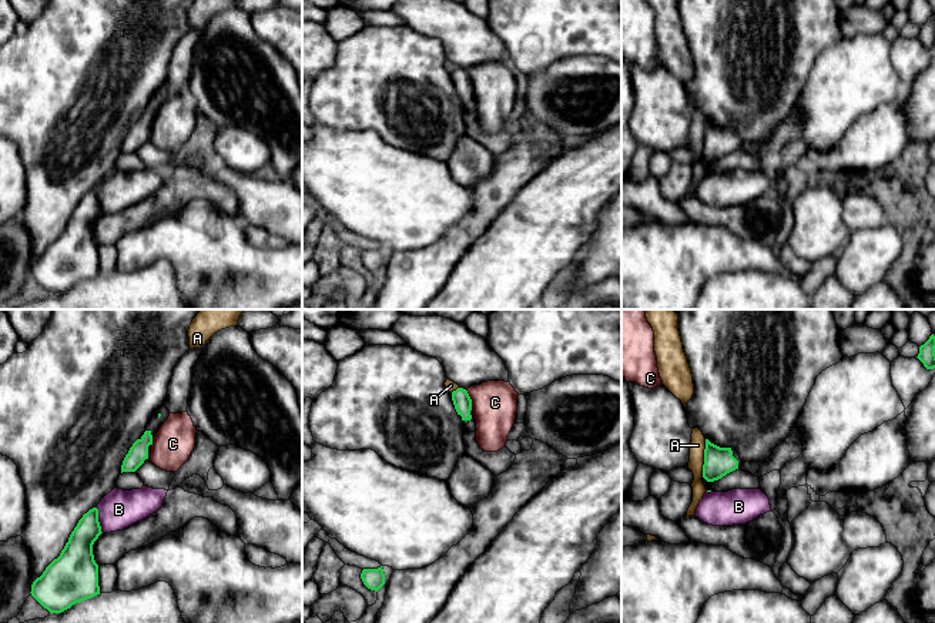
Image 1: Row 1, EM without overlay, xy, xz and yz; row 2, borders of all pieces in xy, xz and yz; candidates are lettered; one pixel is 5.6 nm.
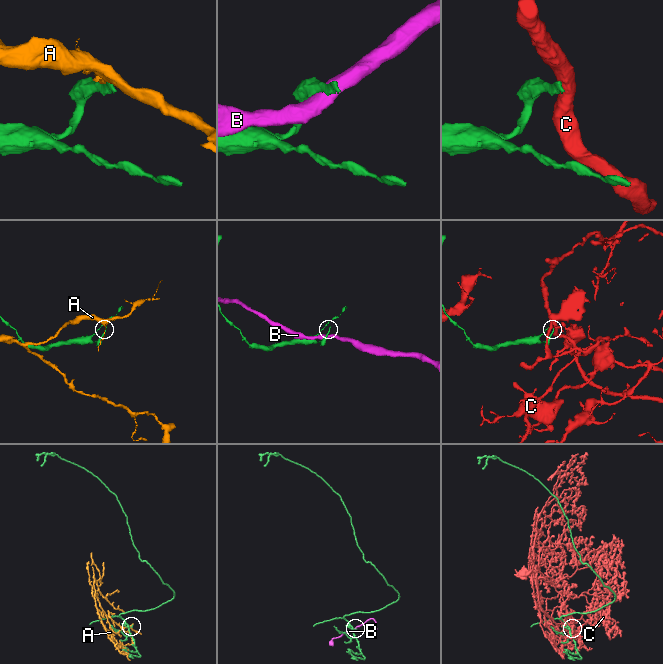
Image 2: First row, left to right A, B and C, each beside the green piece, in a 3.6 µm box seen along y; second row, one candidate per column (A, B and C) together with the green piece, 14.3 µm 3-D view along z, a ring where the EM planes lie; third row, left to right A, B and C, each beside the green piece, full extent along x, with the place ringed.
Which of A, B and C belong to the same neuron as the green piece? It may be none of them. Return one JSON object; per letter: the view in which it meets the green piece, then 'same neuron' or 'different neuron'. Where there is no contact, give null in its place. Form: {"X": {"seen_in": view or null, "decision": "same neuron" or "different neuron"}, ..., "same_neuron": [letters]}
{"A": {"seen_in": "yz", "decision": "different neuron"}, "B": {"seen_in": "xy", "decision": "different neuron"}, "C": {"seen_in": "xz", "decision": "different neuron"}, "same_neuron": []}

